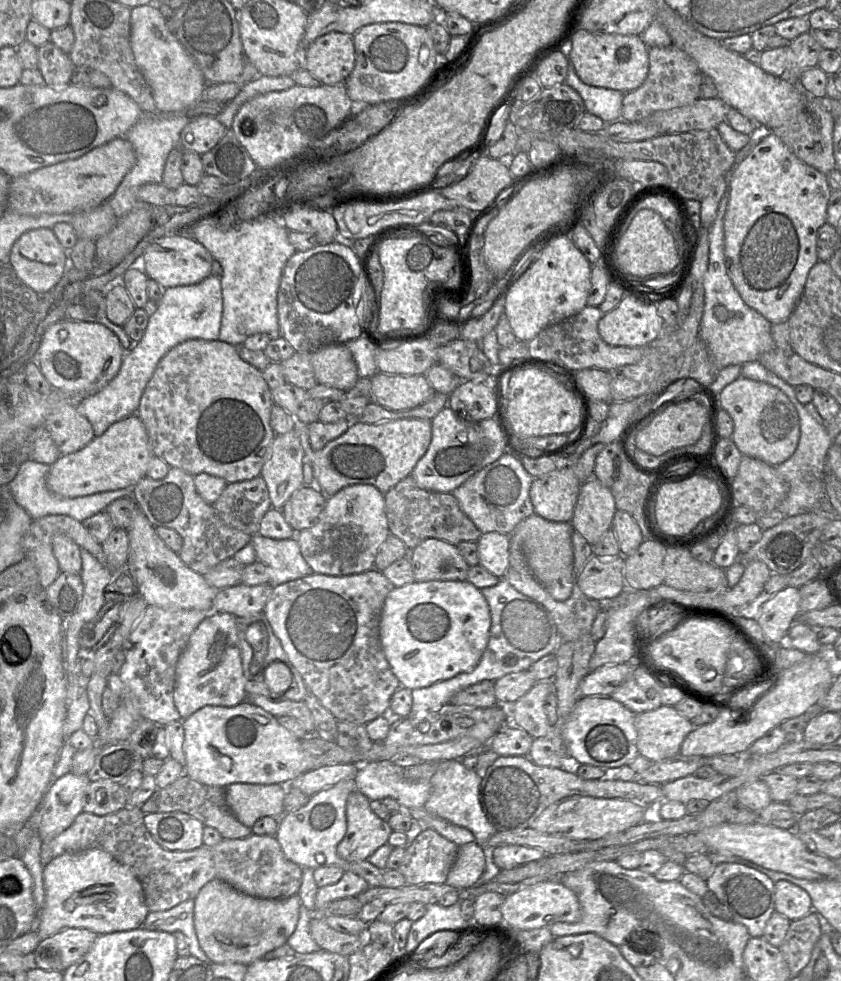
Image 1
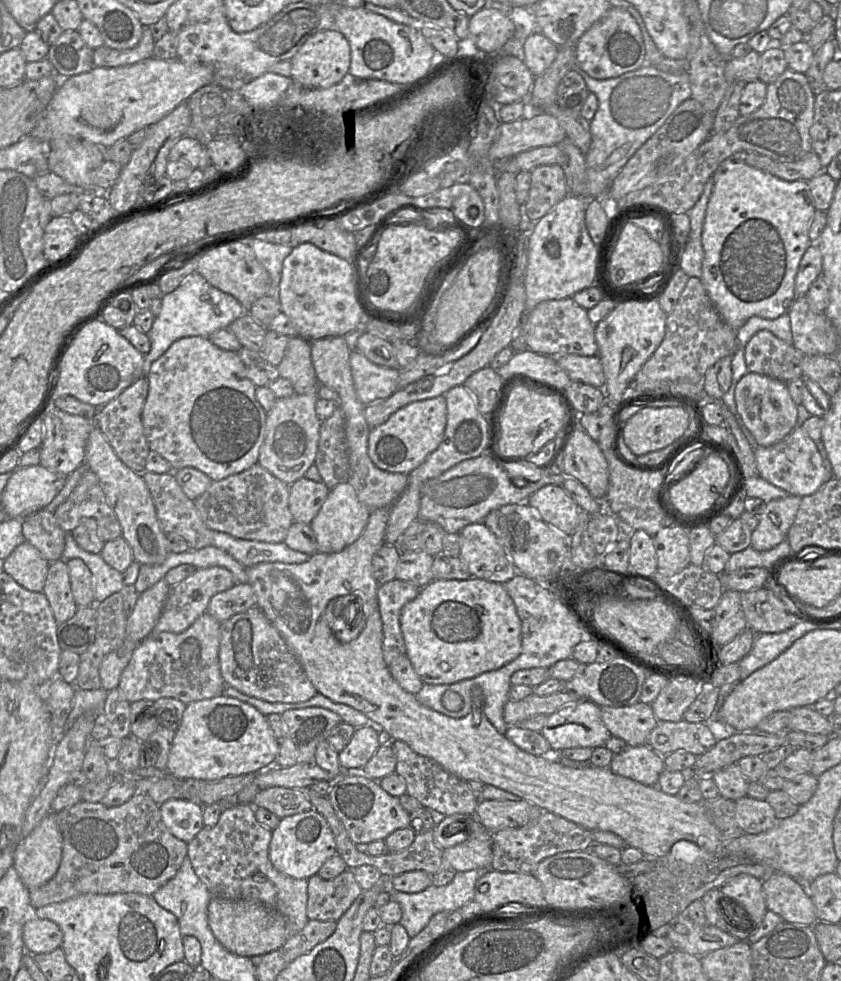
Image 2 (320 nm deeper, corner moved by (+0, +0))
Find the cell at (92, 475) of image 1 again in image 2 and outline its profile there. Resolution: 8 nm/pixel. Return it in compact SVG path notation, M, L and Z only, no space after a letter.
M41 465L17 468L3 490L1 503L8 518L23 518L44 509L61 491L66 476Z

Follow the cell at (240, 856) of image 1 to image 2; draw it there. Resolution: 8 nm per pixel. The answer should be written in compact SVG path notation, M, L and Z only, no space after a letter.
M252 804L227 805L215 826L203 826L202 830L187 844L187 856L195 874L212 896L230 900L258 901L268 908L277 910L286 919L287 937L289 938L299 933L309 921L306 913L308 881L283 874L272 865L269 859L271 838L272 831L256 820Z

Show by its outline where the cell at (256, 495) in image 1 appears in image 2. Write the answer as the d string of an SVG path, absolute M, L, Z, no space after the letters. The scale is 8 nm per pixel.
M256 463L243 472L212 481L194 504L211 530L246 540L279 543L285 540L294 522L289 510L289 490L289 485Z

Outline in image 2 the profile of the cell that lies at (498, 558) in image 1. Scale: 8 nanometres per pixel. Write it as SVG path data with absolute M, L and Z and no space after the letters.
M484 522L465 526L459 535L458 557L472 577L505 583L518 573L507 551Z

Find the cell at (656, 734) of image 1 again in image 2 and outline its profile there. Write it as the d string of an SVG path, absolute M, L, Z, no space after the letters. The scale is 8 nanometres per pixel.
M642 702L627 707L601 707L601 715L611 736L623 739L632 747L647 745L648 737L658 723L651 705Z

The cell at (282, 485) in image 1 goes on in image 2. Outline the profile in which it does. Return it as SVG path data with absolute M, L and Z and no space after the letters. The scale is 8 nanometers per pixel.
M319 386L311 388L305 395L276 399L272 409L266 413L265 438L258 463L289 486L304 477L315 462L322 423L315 412Z

